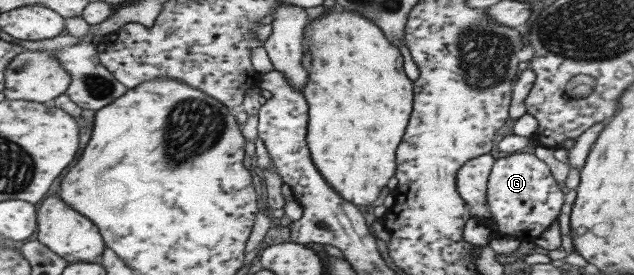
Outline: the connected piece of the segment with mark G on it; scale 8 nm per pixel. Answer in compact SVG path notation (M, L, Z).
M510 153L497 158L490 169L486 190L492 218L484 222L491 228L492 238L510 235L519 241L534 242L552 220L557 220L564 201L564 194L554 181L550 168L534 153Z

